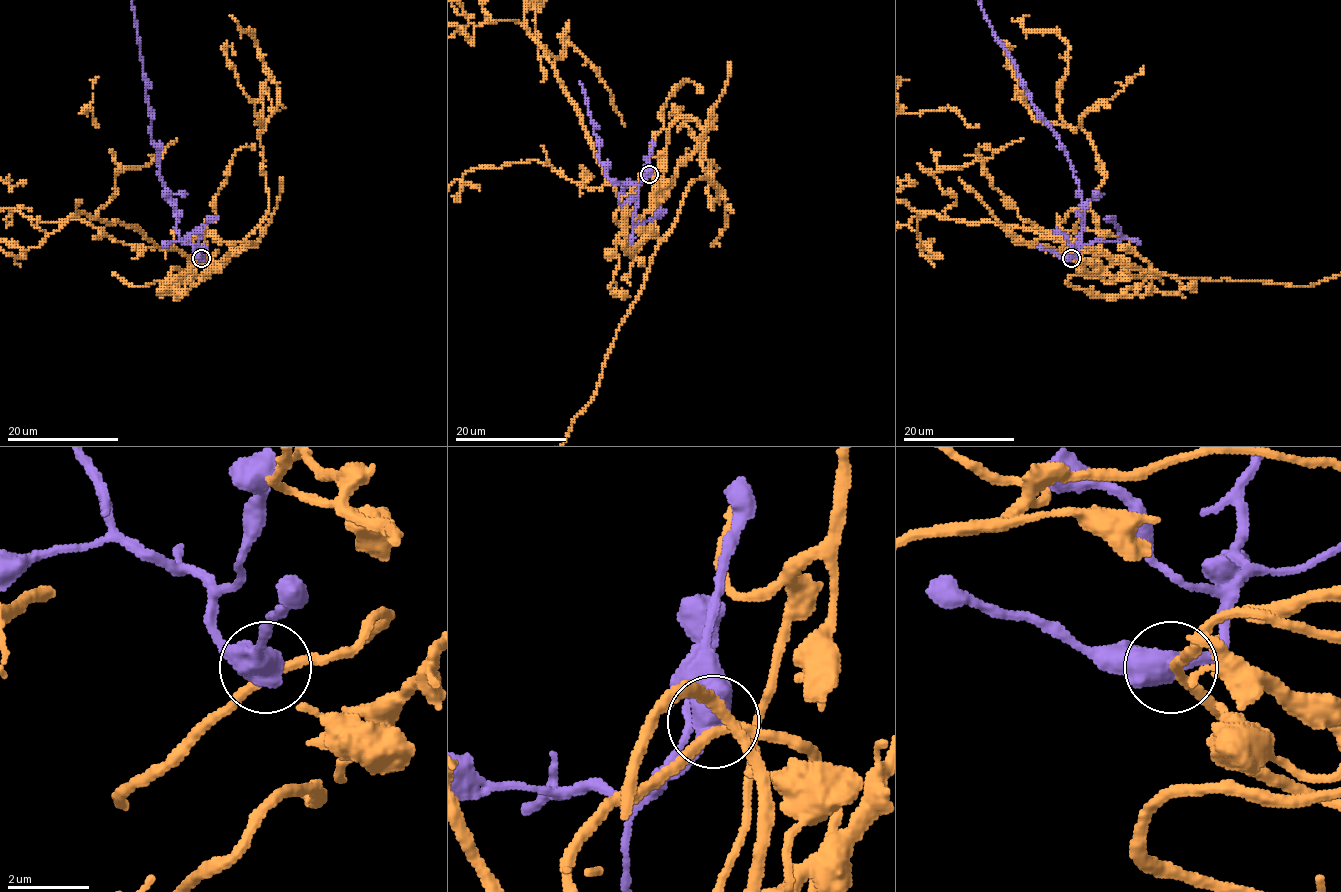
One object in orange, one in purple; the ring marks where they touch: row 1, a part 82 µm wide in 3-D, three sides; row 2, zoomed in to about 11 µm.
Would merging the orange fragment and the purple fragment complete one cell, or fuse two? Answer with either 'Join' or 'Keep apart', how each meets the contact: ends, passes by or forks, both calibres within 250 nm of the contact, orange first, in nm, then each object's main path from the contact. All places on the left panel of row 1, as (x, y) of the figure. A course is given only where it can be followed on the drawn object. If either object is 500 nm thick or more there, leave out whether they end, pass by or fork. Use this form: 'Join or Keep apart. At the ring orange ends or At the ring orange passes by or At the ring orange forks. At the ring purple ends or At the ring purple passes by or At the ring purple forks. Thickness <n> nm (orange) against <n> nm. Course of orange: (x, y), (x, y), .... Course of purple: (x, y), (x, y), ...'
Keep apart. Thickness 190 nm (orange) against 500 nm. Course of orange: (201, 259), (217, 250), (195, 278), (127, 284), (47, 238). Course of purple: (201, 257), (180, 238), (174, 204), (159, 175), (159, 150), (152, 136)

